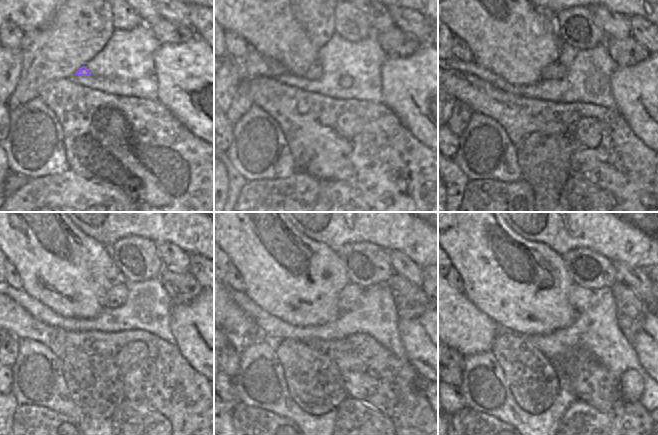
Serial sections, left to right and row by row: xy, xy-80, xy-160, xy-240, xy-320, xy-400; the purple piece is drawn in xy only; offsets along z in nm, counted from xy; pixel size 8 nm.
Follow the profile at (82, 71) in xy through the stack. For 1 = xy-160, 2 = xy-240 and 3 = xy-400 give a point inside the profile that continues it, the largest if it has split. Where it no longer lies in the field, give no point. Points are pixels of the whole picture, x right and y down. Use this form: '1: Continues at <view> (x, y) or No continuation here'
1: Continues at xy-160 (554, 71)
2: Continues at xy-240 (117, 294)
3: Continues at xy-400 (581, 299)

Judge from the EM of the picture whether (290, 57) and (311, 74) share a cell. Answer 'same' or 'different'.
different

